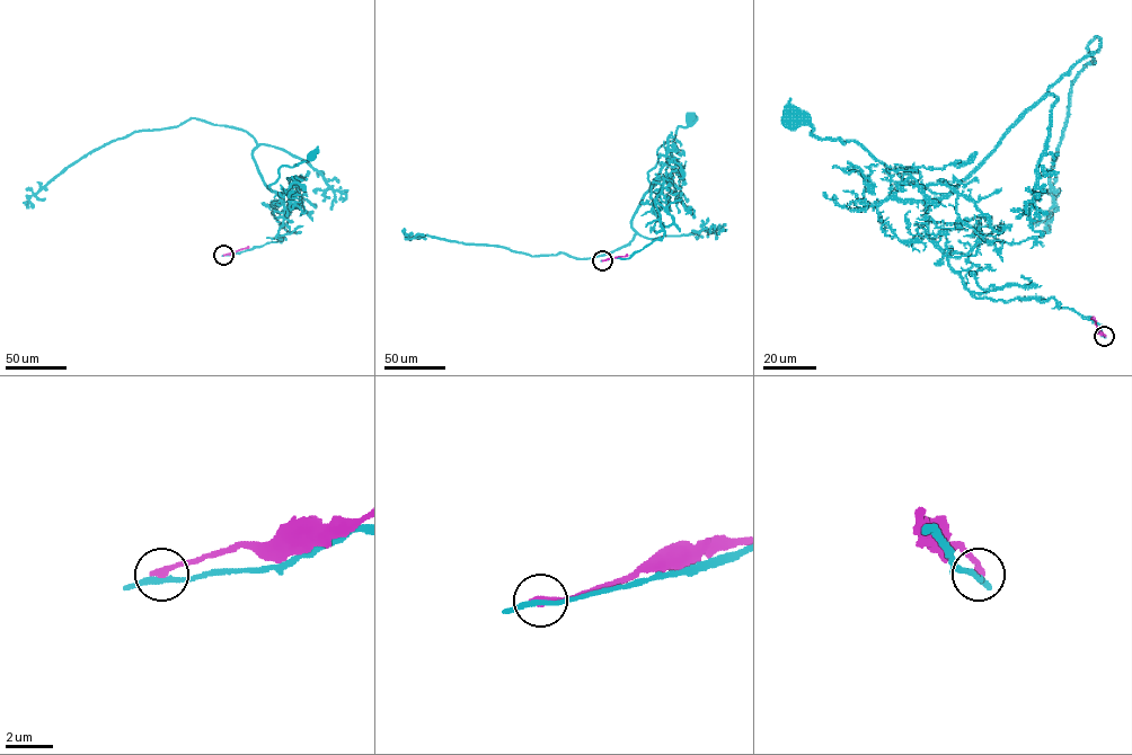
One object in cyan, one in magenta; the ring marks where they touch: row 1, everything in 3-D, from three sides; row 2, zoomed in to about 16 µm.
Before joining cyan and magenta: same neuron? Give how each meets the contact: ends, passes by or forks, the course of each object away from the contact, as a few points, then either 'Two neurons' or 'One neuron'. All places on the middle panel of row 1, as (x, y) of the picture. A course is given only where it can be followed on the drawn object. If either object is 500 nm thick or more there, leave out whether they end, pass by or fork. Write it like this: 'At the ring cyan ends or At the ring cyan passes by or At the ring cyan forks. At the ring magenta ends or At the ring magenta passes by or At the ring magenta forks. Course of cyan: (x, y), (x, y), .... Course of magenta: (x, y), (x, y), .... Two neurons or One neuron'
At the ring cyan passes by. At the ring magenta ends. Course of cyan: (602, 260), (628, 258), (663, 237), (654, 201), (663, 180), (651, 187), (648, 172), (657, 150), (689, 117). Course of magenta: (602, 260), (627, 255). Two neurons

